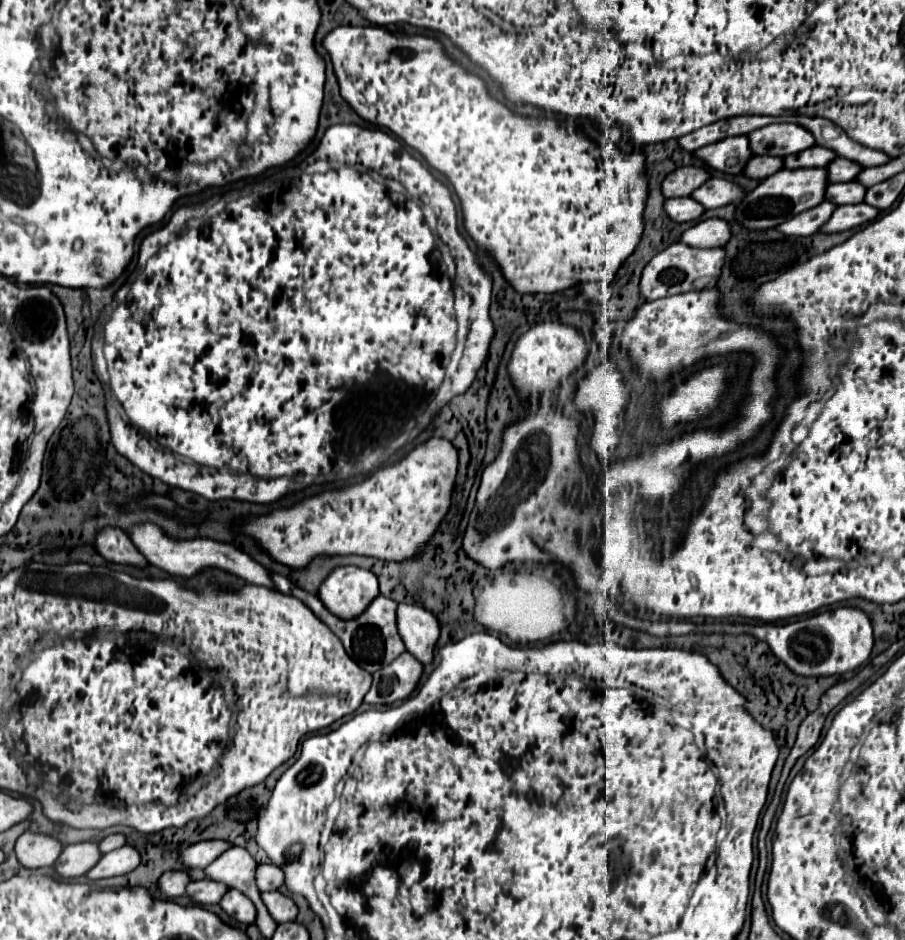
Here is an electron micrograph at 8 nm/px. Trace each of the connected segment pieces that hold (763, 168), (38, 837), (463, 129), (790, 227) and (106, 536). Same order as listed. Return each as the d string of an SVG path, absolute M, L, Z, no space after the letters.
M752 157L744 169L744 173L752 179L766 179L772 173L780 171L784 167L784 159L776 157Z
M26 831L16 843L16 857L28 869L50 867L56 863L62 849L64 845L56 837L46 833Z
M348 25L328 33L324 47L332 57L340 95L348 105L364 121L398 135L452 183L460 199L464 229L478 249L496 261L514 291L522 295L558 293L588 281L608 287L620 265L636 251L644 233L644 207L648 197L643 152L622 152L611 142L597 144L576 123L512 113L490 95L486 81L468 73L434 37L392 35L376 25Z
M820 203L818 207L812 207L804 211L804 215L796 215L796 219L790 219L788 223L782 223L778 231L784 235L812 235L820 231L820 227L832 217L832 211L836 209L834 203Z
M108 527L100 531L96 539L96 549L110 563L132 565L138 569L148 567L148 561L144 559L144 555L136 549L136 545L130 541L130 537L122 529Z

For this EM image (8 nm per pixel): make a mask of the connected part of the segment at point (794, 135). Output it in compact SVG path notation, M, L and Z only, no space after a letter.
M794 123L768 125L752 131L752 135L748 137L754 155L776 155L776 157L800 153L816 143L808 129Z

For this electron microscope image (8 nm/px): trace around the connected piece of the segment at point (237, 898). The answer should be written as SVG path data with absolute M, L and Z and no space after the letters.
M236 889L228 891L228 893L222 897L220 905L222 905L222 909L224 909L230 917L234 917L234 919L240 921L240 923L254 923L254 921L256 921L256 907L254 907L254 903L252 903L244 893L240 893L240 891L236 891Z

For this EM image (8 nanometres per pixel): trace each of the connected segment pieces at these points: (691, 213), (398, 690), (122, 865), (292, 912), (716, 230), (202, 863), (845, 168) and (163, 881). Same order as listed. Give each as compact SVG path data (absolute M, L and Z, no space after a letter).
M680 197L680 199L668 199L664 203L664 209L668 213L670 219L678 221L678 223L688 223L688 221L696 221L700 219L700 215L706 211L698 201L694 201L692 197Z
M402 653L382 671L374 673L374 683L364 701L370 705L392 705L404 701L416 689L422 677L424 665L410 653Z
M124 845L116 851L106 853L92 871L86 873L88 879L104 879L104 877L116 877L116 875L126 875L134 871L134 867L140 865L140 853L132 845Z
M270 891L270 893L262 893L262 899L264 899L270 915L278 923L286 923L286 921L294 921L296 919L298 907L290 897L286 897L286 895L278 893L278 891Z
M714 217L700 221L698 225L684 231L680 241L684 241L690 247L722 247L724 243L728 243L730 235L730 225L724 219Z
M222 839L194 843L182 853L182 863L188 867L204 869L204 867L208 867L208 863L212 863L216 857L220 857L228 847L232 847L232 843L224 843Z
M836 157L836 159L828 165L828 181L830 181L830 183L854 181L856 175L858 175L862 169L864 169L864 167L860 167L860 163L852 163L852 161L848 161L848 159Z
M166 871L160 877L160 889L168 897L180 897L180 895L184 895L188 883L190 883L190 875L186 871Z

